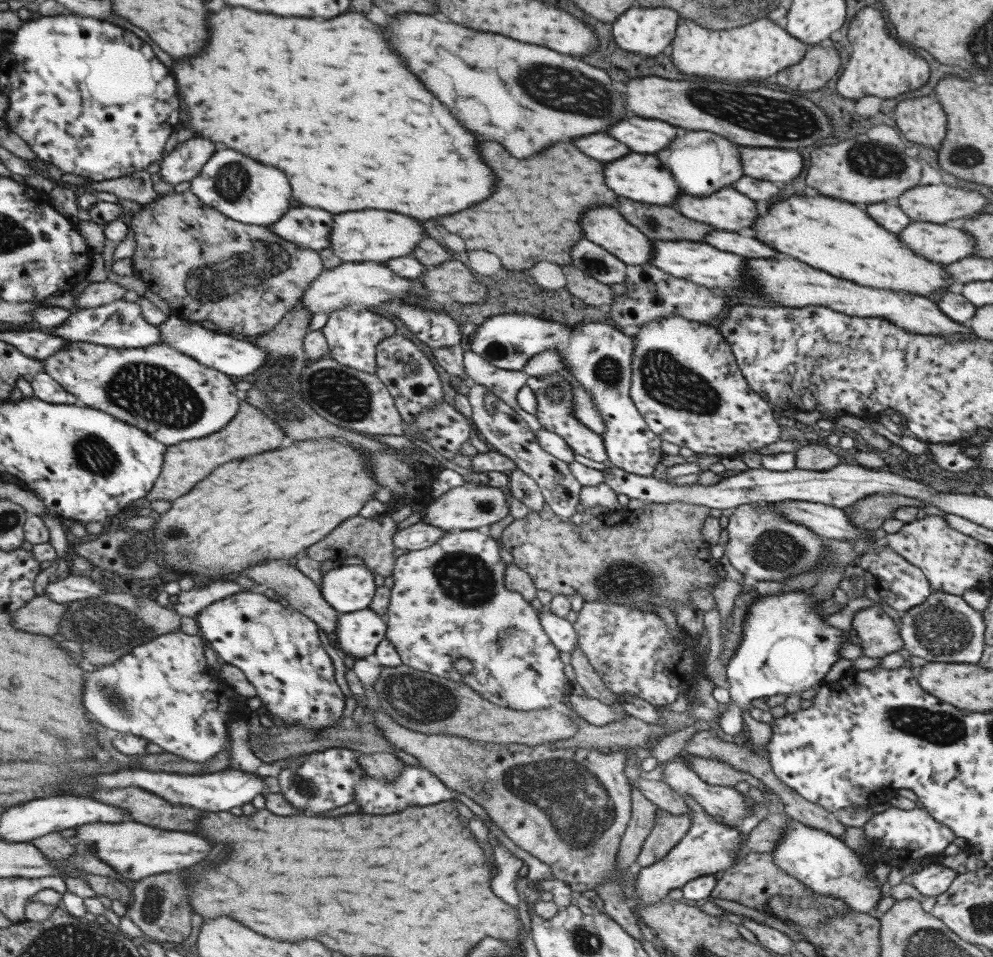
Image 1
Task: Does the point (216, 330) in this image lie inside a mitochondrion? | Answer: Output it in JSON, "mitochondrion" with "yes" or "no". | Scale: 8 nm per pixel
{"mitochondrion":"no"}

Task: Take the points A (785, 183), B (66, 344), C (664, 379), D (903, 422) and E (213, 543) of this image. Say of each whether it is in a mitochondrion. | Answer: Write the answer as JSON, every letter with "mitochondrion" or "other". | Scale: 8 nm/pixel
{"A":"other","B":"other","C":"mitochondrion","D":"other","E":"other"}

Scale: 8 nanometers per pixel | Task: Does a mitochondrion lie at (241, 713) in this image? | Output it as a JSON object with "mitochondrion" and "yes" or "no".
{"mitochondrion":"no"}

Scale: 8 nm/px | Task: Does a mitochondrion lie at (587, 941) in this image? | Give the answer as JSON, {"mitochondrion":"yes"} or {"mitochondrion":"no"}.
{"mitochondrion":"yes"}

